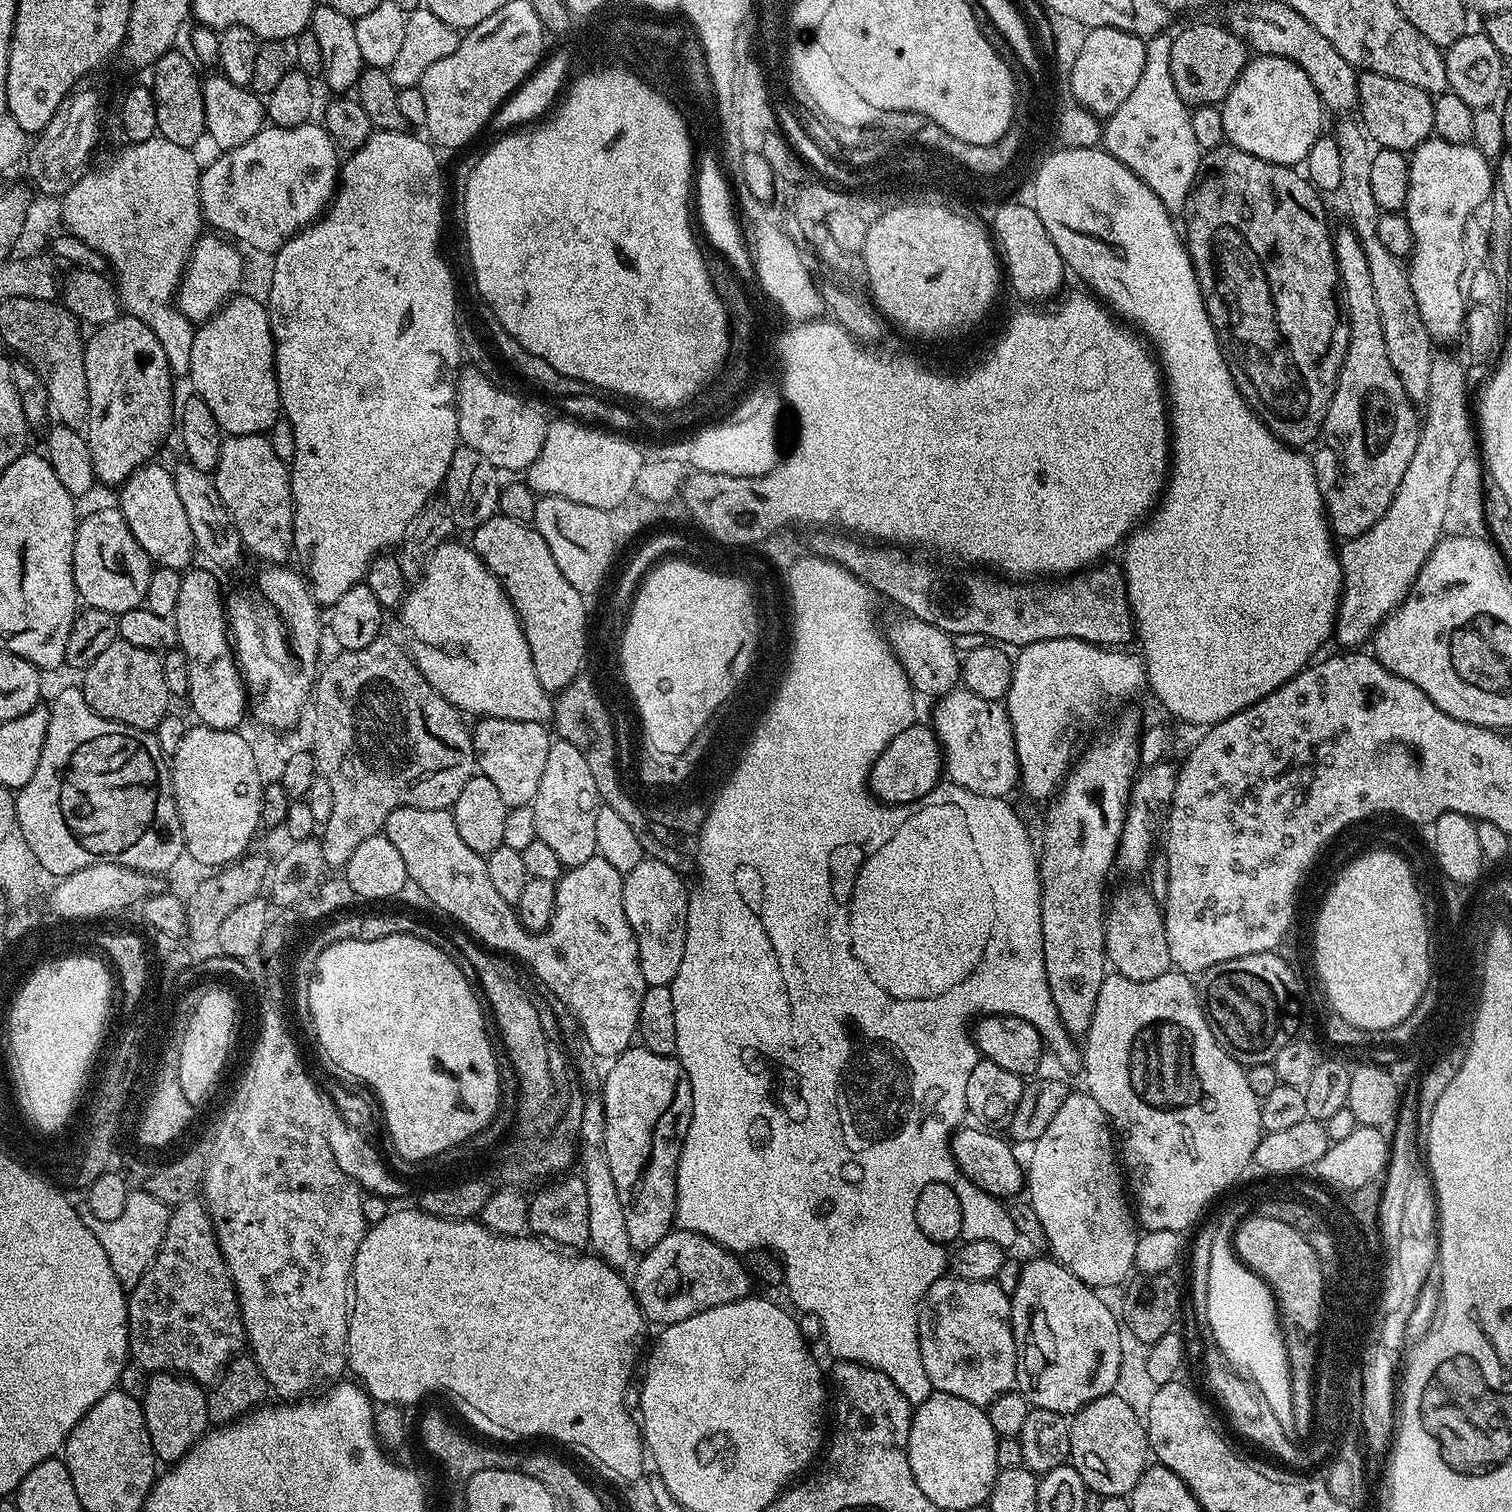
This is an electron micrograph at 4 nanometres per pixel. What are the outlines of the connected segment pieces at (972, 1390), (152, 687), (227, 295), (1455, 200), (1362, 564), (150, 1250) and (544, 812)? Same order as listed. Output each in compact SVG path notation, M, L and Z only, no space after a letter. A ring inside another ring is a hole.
M945 1274L930 1286L920 1309L920 1349L922 1350L922 1366L926 1366L926 1374L930 1378L933 1389L937 1392L954 1394L958 1398L966 1398L973 1402L991 1402L1003 1392L1013 1391L1016 1382L1016 1339L1012 1333L1012 1301L1007 1291L999 1288L996 1280L963 1280L955 1274Z
M117 638L113 644L106 646L106 650L102 650L102 654L98 654L96 661L87 668L83 676L82 687L86 702L102 718L122 722L126 726L155 730L158 722L162 722L162 718L169 715L170 697L166 690L164 666L161 657L151 648L130 646L130 642Z
M220 234L214 236L201 235L192 247L192 255L189 256L183 277L178 289L178 311L191 322L205 322L211 320L234 296L241 291L240 283L244 280L244 260L240 257L241 249L231 239Z
M1429 138L1414 149L1408 165L1410 186L1408 201L1403 211L1408 217L1412 231L1414 257L1412 266L1407 269L1409 284L1413 288L1417 308L1425 323L1426 330L1433 338L1452 336L1466 324L1466 292L1462 287L1464 276L1464 231L1468 228L1468 219L1489 203L1494 187L1493 165L1471 144L1451 144L1439 138Z
M1433 430L1421 431L1420 441L1414 450L1414 458L1410 458L1410 466L1406 466L1406 474L1402 474L1402 482L1390 502L1386 514L1382 518L1378 518L1378 522L1374 522L1374 526L1370 526L1370 530L1345 539L1343 543L1341 543L1344 545L1339 545L1338 561L1340 564L1340 575L1342 577L1342 591L1334 619L1334 636L1340 639L1341 645L1339 647L1341 649L1356 650L1371 641L1376 629L1399 608L1400 604L1403 603L1404 599L1408 596L1408 591L1412 589L1412 584L1418 578L1418 574L1422 570L1426 558L1435 550L1436 543L1445 535L1448 513L1444 510L1444 500L1448 500L1448 476L1452 476L1452 468L1456 468L1456 456L1460 456L1460 448L1468 448L1468 436L1443 436Z
M132 1190L126 1198L121 1216L114 1218L114 1222L104 1222L104 1228L100 1228L98 1242L102 1242L102 1250L106 1250L106 1258L110 1258L114 1274L118 1274L118 1282L126 1290L132 1289L154 1262L162 1246L162 1238L166 1238L169 1215L169 1205L146 1191Z
M553 739L550 754L546 754L546 766L542 769L542 782L538 782L538 794L531 805L536 839L546 842L546 846L554 850L565 869L580 868L591 856L597 855L595 788L587 764L576 747L569 746L565 740Z

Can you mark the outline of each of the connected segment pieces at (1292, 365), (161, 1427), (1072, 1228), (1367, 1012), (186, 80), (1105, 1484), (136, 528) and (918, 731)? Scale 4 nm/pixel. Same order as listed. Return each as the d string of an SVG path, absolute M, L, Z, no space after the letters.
M1227 142L1219 144L1217 148L1209 148L1207 151L1201 155L1200 158L1200 172L1196 175L1196 183L1193 185L1193 190L1191 195L1188 196L1188 203L1185 205L1185 215L1190 215L1188 224L1186 226L1186 234L1184 233L1184 242L1188 249L1188 255L1192 260L1192 267L1196 272L1196 280L1199 282L1200 294L1204 298L1204 305L1208 307L1208 317L1212 319L1212 327L1216 330L1216 338L1220 341L1220 347L1223 348L1225 357L1229 361L1235 362L1237 360L1240 363L1240 368L1245 372L1248 380L1240 380L1238 387L1242 395L1244 395L1245 400L1249 401L1257 416L1263 420L1265 426L1276 436L1276 439L1280 441L1281 444L1287 444L1289 448L1293 450L1303 449L1305 446L1303 444L1308 444L1317 435L1318 437L1322 432L1322 425L1324 422L1324 415L1328 409L1328 403L1332 397L1332 392L1336 388L1336 379L1340 373L1340 367L1344 364L1344 354L1348 349L1348 330L1345 321L1342 319L1342 308L1338 303L1338 273L1336 270L1336 255L1334 253L1334 242L1330 237L1330 232L1328 236L1328 228L1319 220L1316 215L1320 212L1320 200L1321 197L1318 195L1317 189L1313 188L1311 183L1303 175L1300 176L1296 173L1297 169L1295 167L1289 166L1287 164L1271 164L1266 162L1262 158L1258 158L1254 154L1250 154L1246 150L1241 148L1236 148L1232 144Z
M157 1372L149 1375L148 1389L146 1390L142 1403L144 1406L146 1426L150 1434L150 1442L152 1443L152 1449L154 1450L157 1461L180 1461L200 1441L200 1437L209 1431L208 1398L205 1389L178 1374Z
M1071 1091L1058 1114L1054 1114L1054 1122L1046 1126L1046 1134L1035 1140L1031 1148L1028 1164L1026 1160L1026 1193L1034 1214L1038 1214L1038 1222L1042 1222L1047 1251L1053 1252L1049 1253L1056 1263L1069 1268L1093 1290L1123 1285L1134 1272L1138 1221L1126 1191L1126 1176L1118 1159L1114 1132L1102 1106L1087 1091Z
M1365 854L1364 860L1358 862L1348 860L1343 867L1344 869L1337 874L1336 881L1329 886L1328 893L1325 894L1324 901L1320 904L1320 913L1316 916L1316 933L1312 936L1310 951L1318 958L1318 971L1324 972L1326 994L1331 995L1333 1003L1331 1011L1362 1030L1374 1033L1385 1032L1402 1023L1425 999L1427 984L1430 982L1432 974L1430 946L1426 946L1424 916L1420 916L1420 900L1416 900L1416 888L1413 887L1412 879L1408 876L1408 868L1404 868L1401 860L1396 860L1395 854Z
M167 51L150 68L150 87L156 103L156 130L170 142L178 142L178 146L192 149L194 142L198 142L205 131L202 76L201 73L196 73L197 65L191 55L183 56L176 51Z
M1118 1395L1103 1396L1071 1417L1070 1463L1078 1470L1085 1488L1102 1497L1127 1497L1136 1489L1150 1464L1146 1424Z
M148 462L136 468L123 482L119 489L121 492L118 507L134 538L138 538L140 545L157 565L184 570L193 563L192 556L196 552L194 534L190 534L190 522L186 519L186 510L182 510L178 490L174 490L171 471L156 463Z
M913 722L902 734L898 734L878 754L872 769L868 772L868 788L871 795L884 806L899 806L913 804L924 796L930 796L933 788L942 780L942 750L935 733L929 728L923 728L920 722Z

